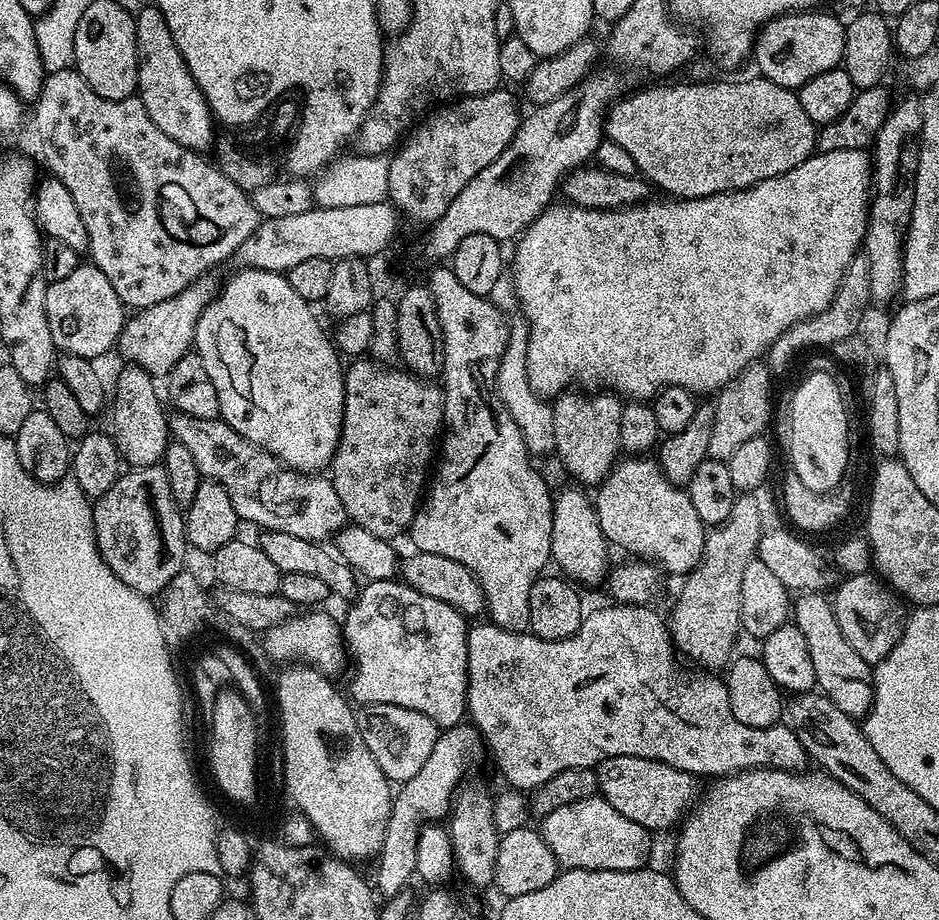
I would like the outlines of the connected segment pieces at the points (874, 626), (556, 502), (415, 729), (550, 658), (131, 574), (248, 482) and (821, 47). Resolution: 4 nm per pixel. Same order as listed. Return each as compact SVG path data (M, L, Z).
M876 574L841 579L835 585L835 592L832 609L838 618L838 626L842 626L846 642L850 642L850 646L862 654L866 663L875 666L879 660L886 658L886 654L890 654L890 650L894 650L898 638L902 638L906 608L901 597Z
M571 486L555 493L552 501L552 558L559 571L569 581L584 584L596 584L605 579L610 571L608 564L608 539L602 534L602 526L598 522L596 506L591 495L588 496L583 487Z
M365 704L356 712L356 721L362 742L366 742L370 754L374 754L374 762L378 762L389 781L403 782L414 778L414 774L422 770L426 758L430 758L430 750L434 750L438 729L433 720L426 718L426 714L418 714L418 710L389 704Z
M609 603L609 608L596 608L585 615L584 621L578 626L578 630L570 638L561 640L543 640L528 632L511 632L505 628L499 628L497 624L485 622L485 624L473 623L468 629L468 710L467 715L471 723L478 729L483 743L488 744L500 772L504 775L504 784L521 790L535 790L542 787L554 774L562 774L562 770L571 768L595 768L601 764L606 756L633 756L634 758L650 758L658 762L666 762L683 772L689 772L697 778L723 778L732 775L733 772L744 772L747 768L784 768L787 772L795 772L809 763L810 757L804 751L802 742L787 723L772 724L768 728L755 728L746 726L734 718L730 710L730 694L728 685L716 674L700 674L704 676L692 676L687 680L676 669L678 653L676 645L672 643L672 634L668 630L665 617L655 612L655 607L646 604L618 604Z
M151 464L148 468L132 468L125 471L95 501L92 509L96 549L102 554L106 566L114 570L126 586L149 598L163 592L164 587L182 571L184 567L184 551L186 549L186 533L184 531L185 513L175 504L170 490L170 478L166 478L166 470L160 464Z
M176 412L170 420L170 436L175 443L190 449L203 479L226 486L230 502L243 523L321 542L335 537L349 523L342 501L327 475L287 468L274 454L262 450L219 418L194 418Z
M825 10L787 12L785 16L766 22L756 33L754 61L763 79L783 88L799 90L810 78L826 74L826 70L841 67L846 46L845 21Z

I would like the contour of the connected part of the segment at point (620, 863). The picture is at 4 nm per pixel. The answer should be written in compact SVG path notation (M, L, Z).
M599 795L558 806L554 814L543 817L538 831L546 846L554 854L561 869L581 868L582 870L634 870L649 863L648 851L652 844L648 841L649 829L630 822L623 814L618 814L610 802Z

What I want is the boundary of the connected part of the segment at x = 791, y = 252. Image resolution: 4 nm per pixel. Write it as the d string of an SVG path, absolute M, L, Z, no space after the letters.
M859 148L858 150L817 151L815 154L808 156L806 162L794 166L794 170L790 170L786 174L778 174L774 178L766 178L762 182L758 182L752 188L742 188L734 192L719 192L713 196L703 196L702 198L694 198L693 200L682 200L679 198L660 198L664 200L655 200L655 198L649 198L642 204L632 204L628 208L607 208L606 210L583 208L571 202L553 203L551 206L545 208L544 212L533 224L529 224L528 227L520 233L514 244L514 247L516 247L516 261L514 261L513 264L511 261L510 264L510 275L516 287L518 308L524 311L524 316L526 318L524 320L526 321L529 332L529 348L527 350L526 360L528 362L530 386L541 398L555 398L571 385L568 384L571 380L577 380L577 382L580 383L577 385L583 386L588 390L611 390L613 393L619 394L621 397L627 398L628 400L643 400L645 402L651 401L663 388L684 388L687 392L693 394L701 394L700 392L715 394L719 392L720 389L726 387L731 380L737 380L737 378L748 369L749 364L759 361L761 357L767 353L770 345L772 345L783 332L790 330L790 326L794 326L798 322L802 322L806 318L810 318L814 314L826 310L826 306L830 306L830 302L835 298L838 286L842 282L842 274L846 270L846 266L850 266L850 262L861 251L864 235L868 229L868 205L870 203L871 190L872 157L865 149Z

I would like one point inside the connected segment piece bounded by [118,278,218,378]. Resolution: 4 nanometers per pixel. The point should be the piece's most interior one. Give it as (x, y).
(153, 338)

